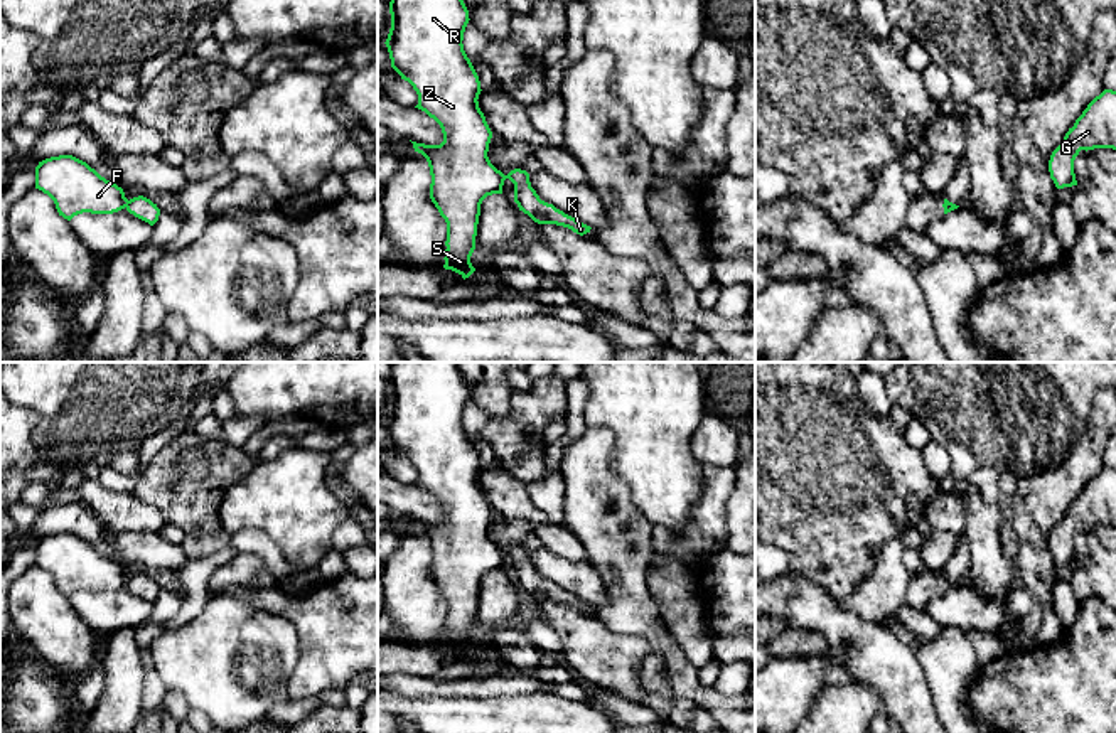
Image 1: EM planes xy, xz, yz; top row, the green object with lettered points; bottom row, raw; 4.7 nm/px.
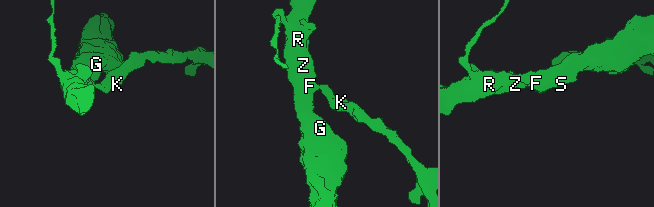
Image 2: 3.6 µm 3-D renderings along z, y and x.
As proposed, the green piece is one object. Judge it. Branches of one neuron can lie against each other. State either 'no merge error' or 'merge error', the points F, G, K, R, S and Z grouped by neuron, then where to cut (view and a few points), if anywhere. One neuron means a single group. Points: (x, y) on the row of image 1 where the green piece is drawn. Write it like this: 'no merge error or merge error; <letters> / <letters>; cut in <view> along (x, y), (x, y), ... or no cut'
merge error; F G R S Z / K; cut in xy along (128, 201), (125, 206)

